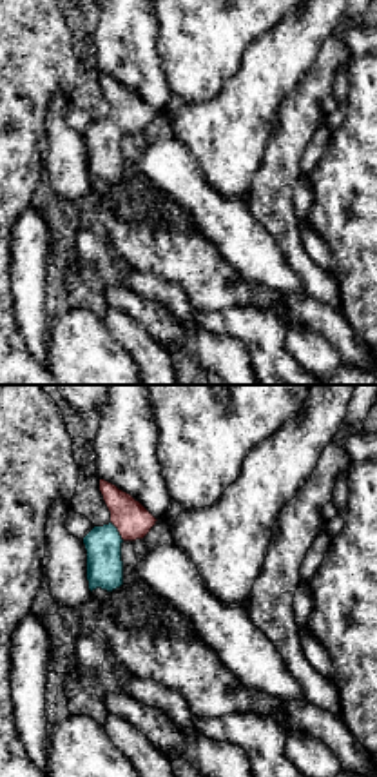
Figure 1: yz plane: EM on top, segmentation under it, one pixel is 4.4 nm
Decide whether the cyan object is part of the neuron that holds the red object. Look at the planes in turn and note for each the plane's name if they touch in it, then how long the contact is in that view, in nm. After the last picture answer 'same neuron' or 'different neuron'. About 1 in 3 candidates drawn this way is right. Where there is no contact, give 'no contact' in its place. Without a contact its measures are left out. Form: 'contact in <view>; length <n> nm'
contact in yz; length 110 nm

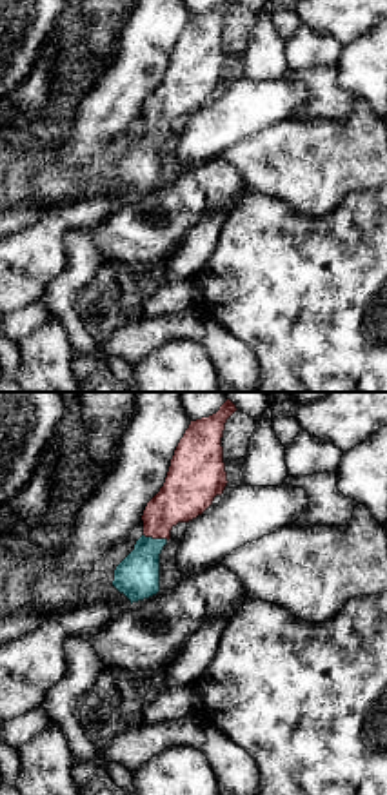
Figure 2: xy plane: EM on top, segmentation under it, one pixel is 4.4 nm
contact in xy; length 110 nm

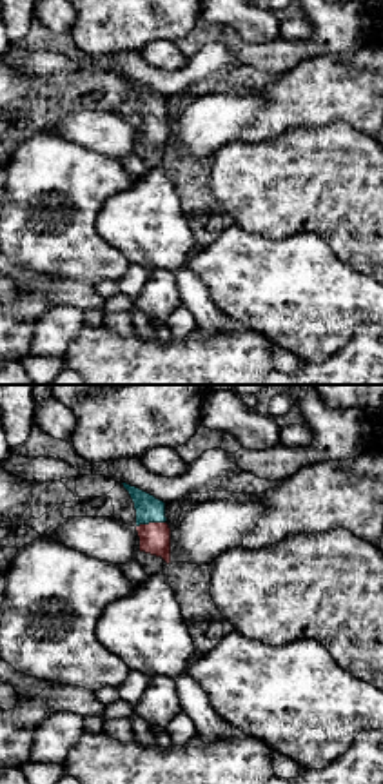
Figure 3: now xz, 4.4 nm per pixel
contact in xz; length 130 nm

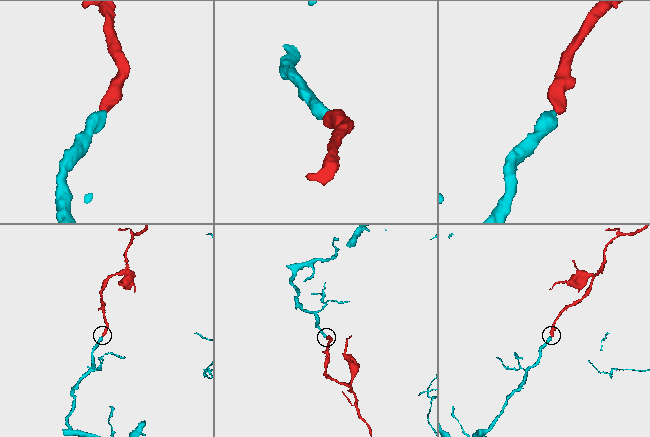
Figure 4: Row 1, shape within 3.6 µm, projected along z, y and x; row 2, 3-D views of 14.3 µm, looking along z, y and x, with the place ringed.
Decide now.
same neuron

